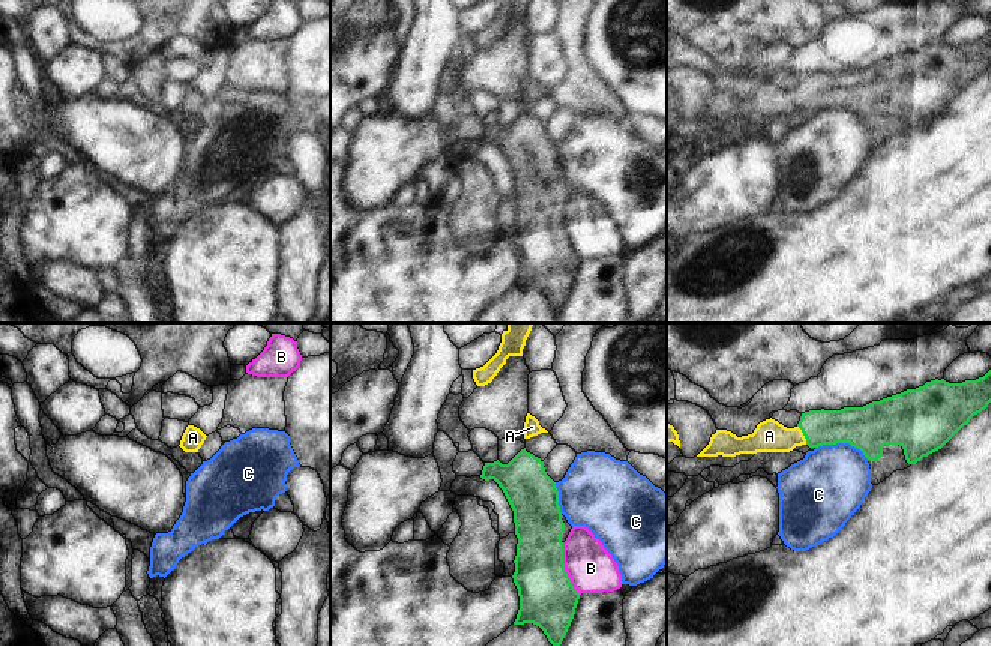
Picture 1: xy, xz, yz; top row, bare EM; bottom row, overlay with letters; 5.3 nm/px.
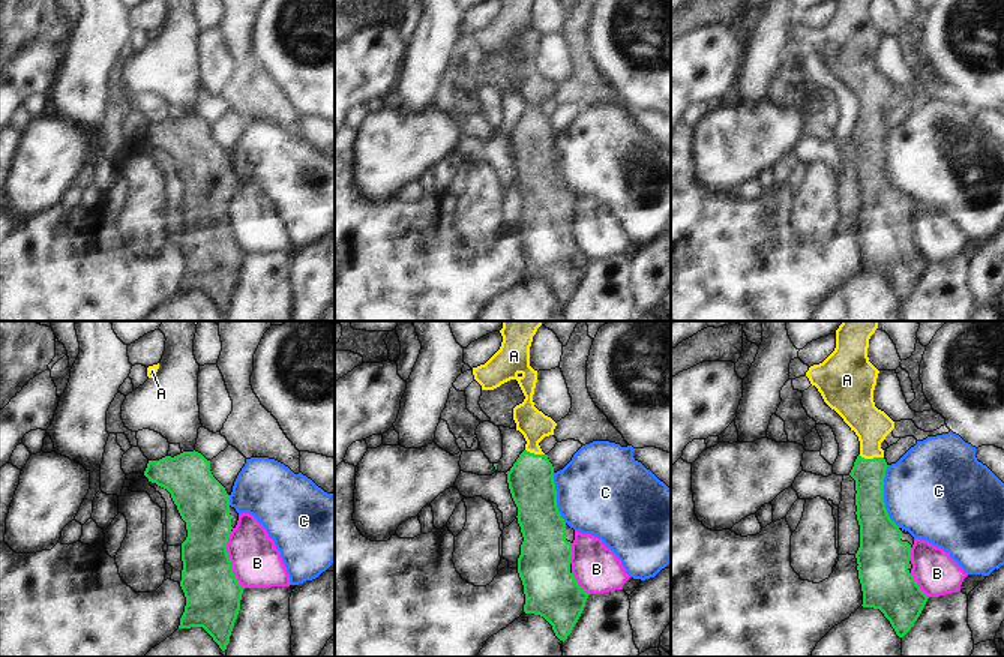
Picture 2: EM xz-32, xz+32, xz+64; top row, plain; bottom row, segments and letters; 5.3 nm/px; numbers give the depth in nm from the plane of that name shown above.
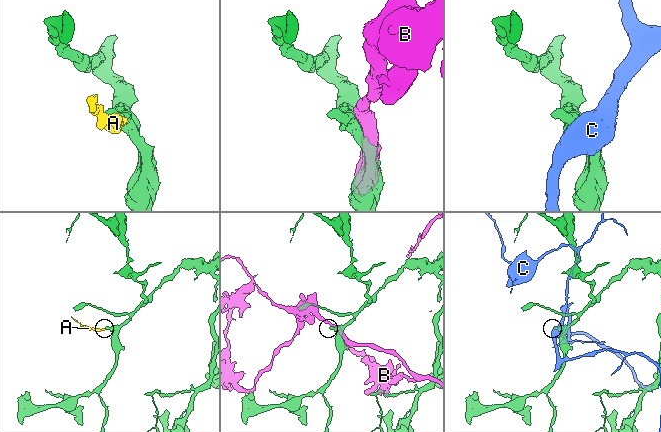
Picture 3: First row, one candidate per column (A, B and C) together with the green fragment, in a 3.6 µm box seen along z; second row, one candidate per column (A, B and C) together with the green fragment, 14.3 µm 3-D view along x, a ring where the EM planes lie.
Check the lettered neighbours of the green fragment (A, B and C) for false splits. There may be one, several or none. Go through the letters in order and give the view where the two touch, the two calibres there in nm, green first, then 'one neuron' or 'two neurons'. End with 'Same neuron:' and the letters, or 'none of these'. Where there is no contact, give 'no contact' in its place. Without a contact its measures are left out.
A: yz | 190/170 nm | one neuron
B: xz | 300/260 nm | two neurons
C: yz | 240/400 nm | two neurons
Same neuron: A

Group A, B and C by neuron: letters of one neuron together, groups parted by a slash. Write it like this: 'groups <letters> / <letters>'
groups A / B / C

